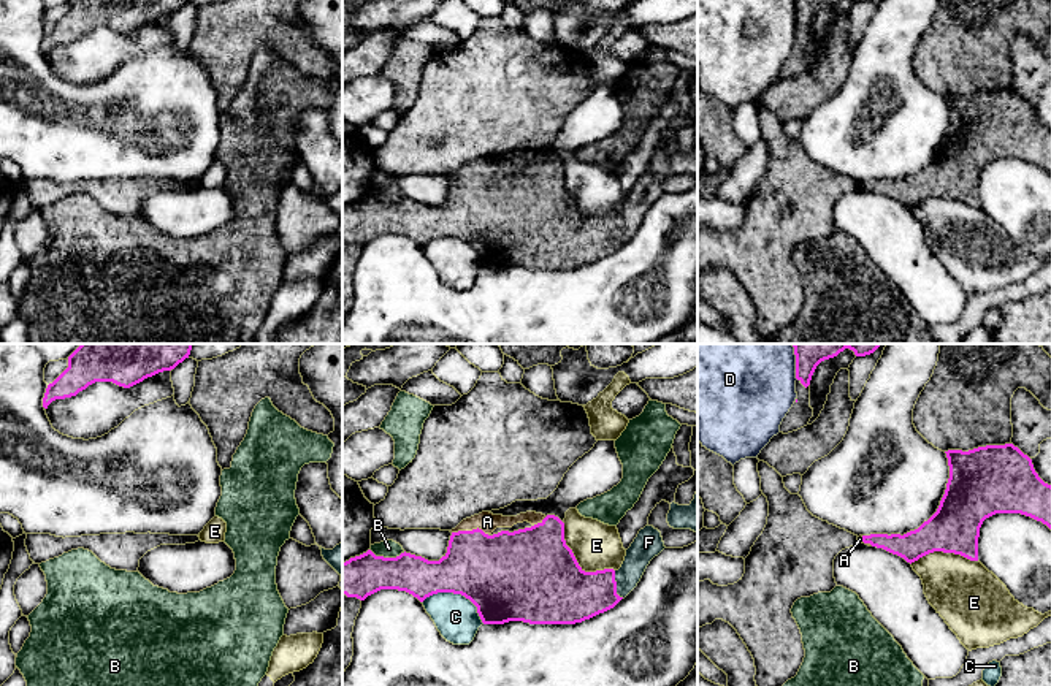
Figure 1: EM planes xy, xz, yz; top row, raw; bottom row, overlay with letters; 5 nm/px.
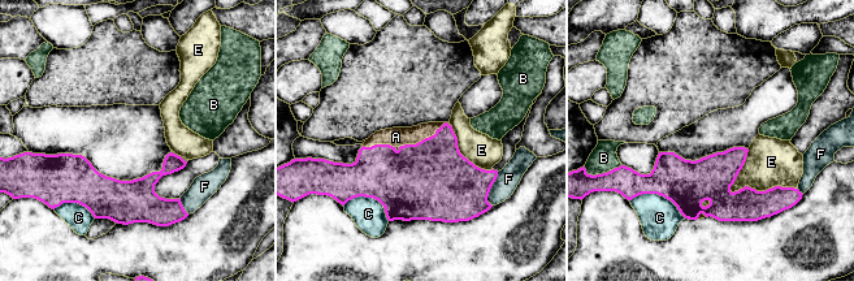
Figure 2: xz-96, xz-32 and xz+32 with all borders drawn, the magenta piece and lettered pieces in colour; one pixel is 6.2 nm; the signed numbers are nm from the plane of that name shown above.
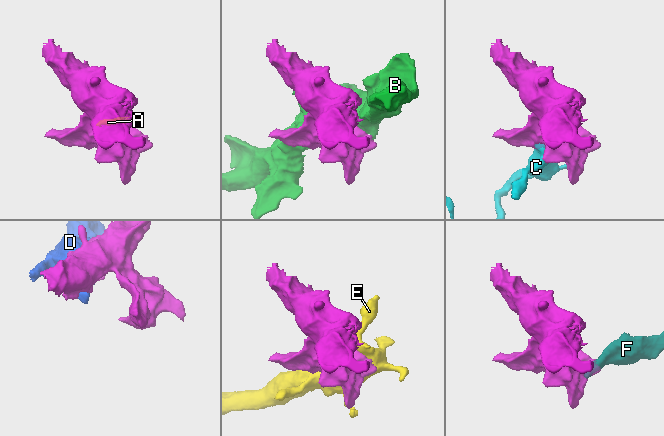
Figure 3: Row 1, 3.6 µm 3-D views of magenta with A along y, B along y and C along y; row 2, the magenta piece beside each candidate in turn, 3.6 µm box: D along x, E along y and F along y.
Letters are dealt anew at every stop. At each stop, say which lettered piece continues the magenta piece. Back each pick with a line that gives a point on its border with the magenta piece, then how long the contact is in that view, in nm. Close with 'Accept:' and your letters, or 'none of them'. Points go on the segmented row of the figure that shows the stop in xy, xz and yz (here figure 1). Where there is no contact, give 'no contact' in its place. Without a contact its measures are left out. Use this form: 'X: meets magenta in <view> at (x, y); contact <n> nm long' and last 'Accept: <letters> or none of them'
A: meets magenta in xz at (470, 531); contact 180 nm long
Accept: A

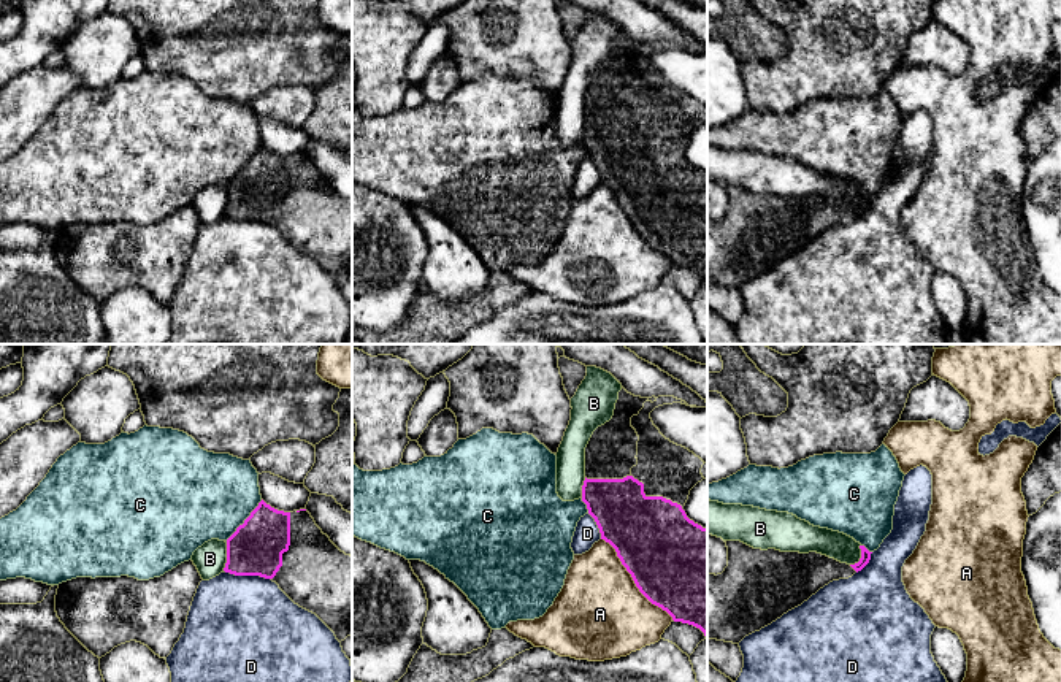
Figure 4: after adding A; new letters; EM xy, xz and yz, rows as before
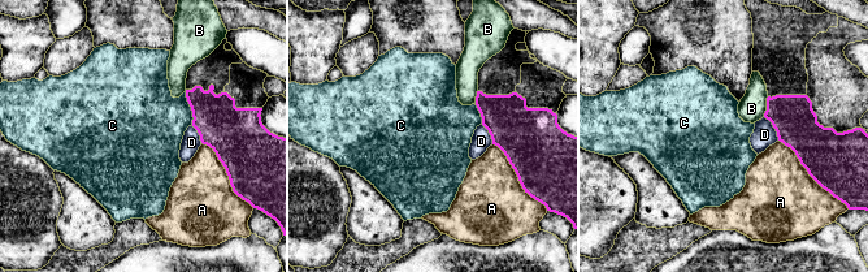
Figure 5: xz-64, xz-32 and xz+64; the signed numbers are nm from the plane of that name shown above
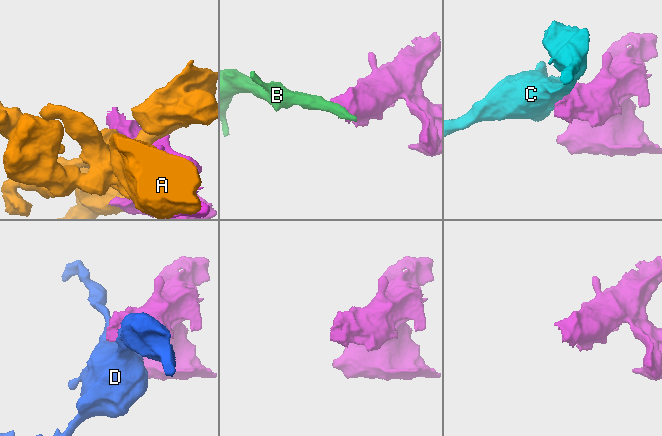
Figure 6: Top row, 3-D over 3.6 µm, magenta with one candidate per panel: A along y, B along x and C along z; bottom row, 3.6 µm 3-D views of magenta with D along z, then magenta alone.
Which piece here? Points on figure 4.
Accept: none of them

